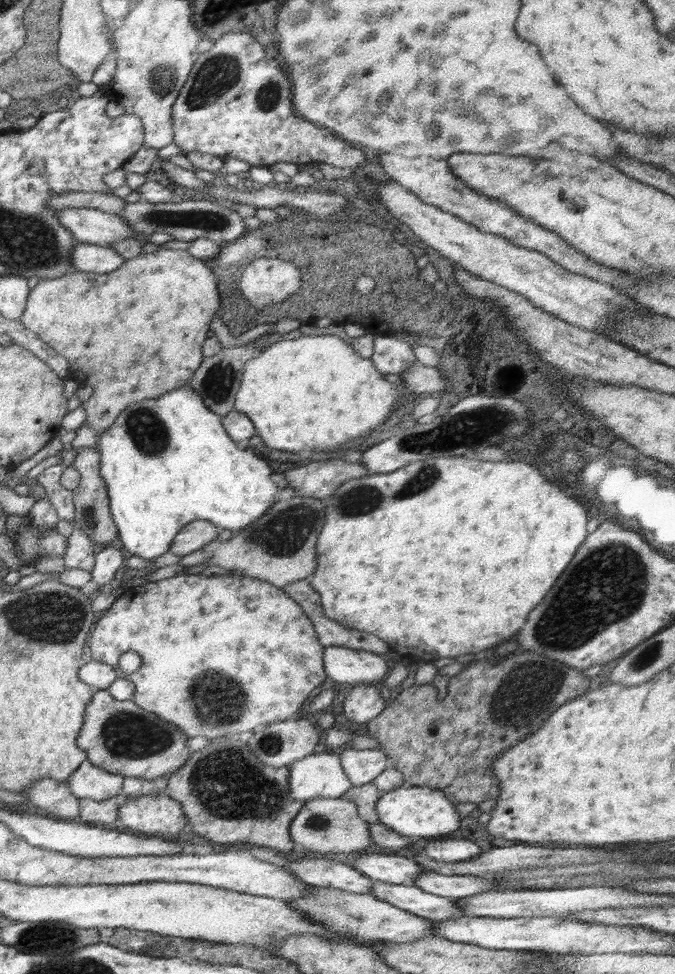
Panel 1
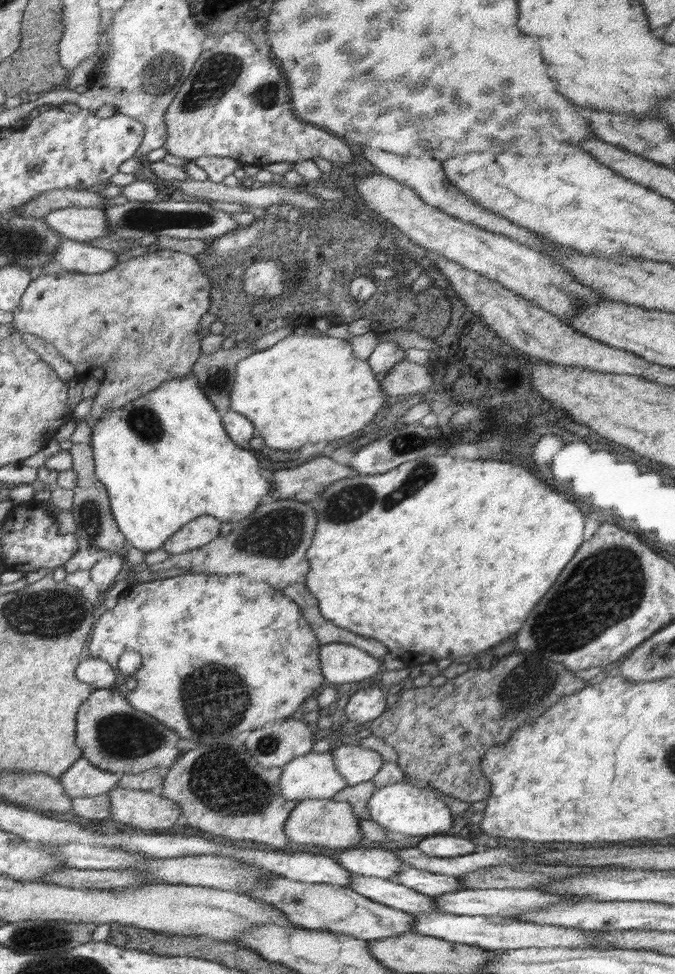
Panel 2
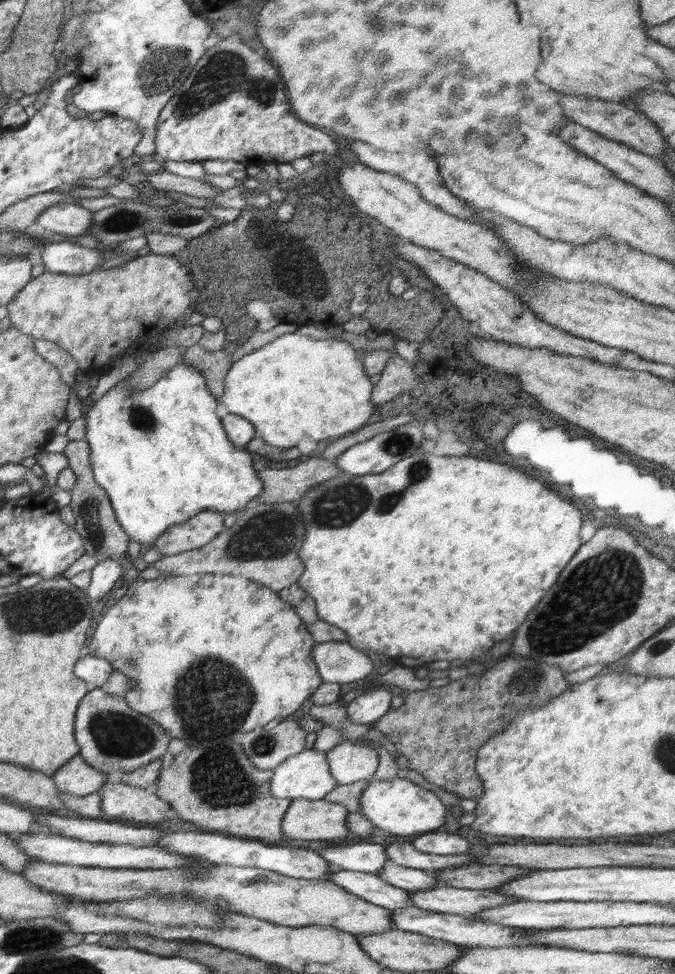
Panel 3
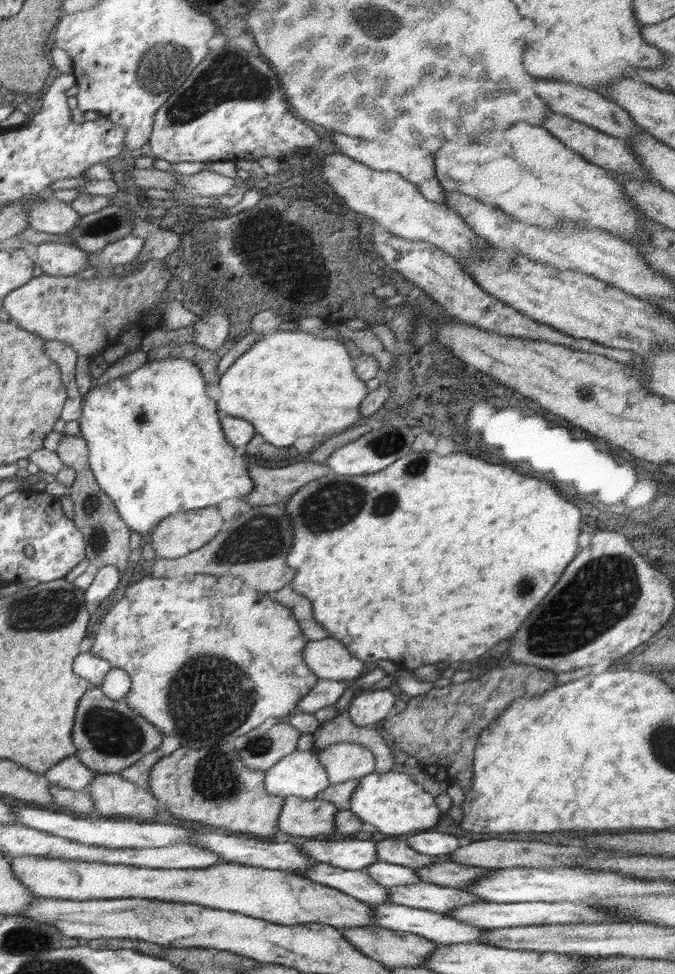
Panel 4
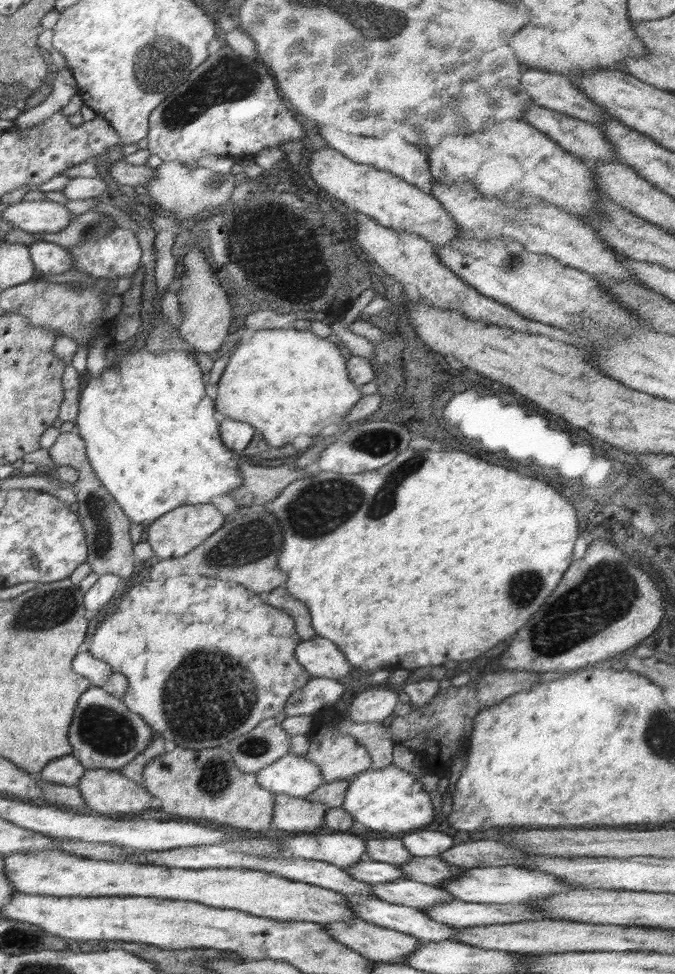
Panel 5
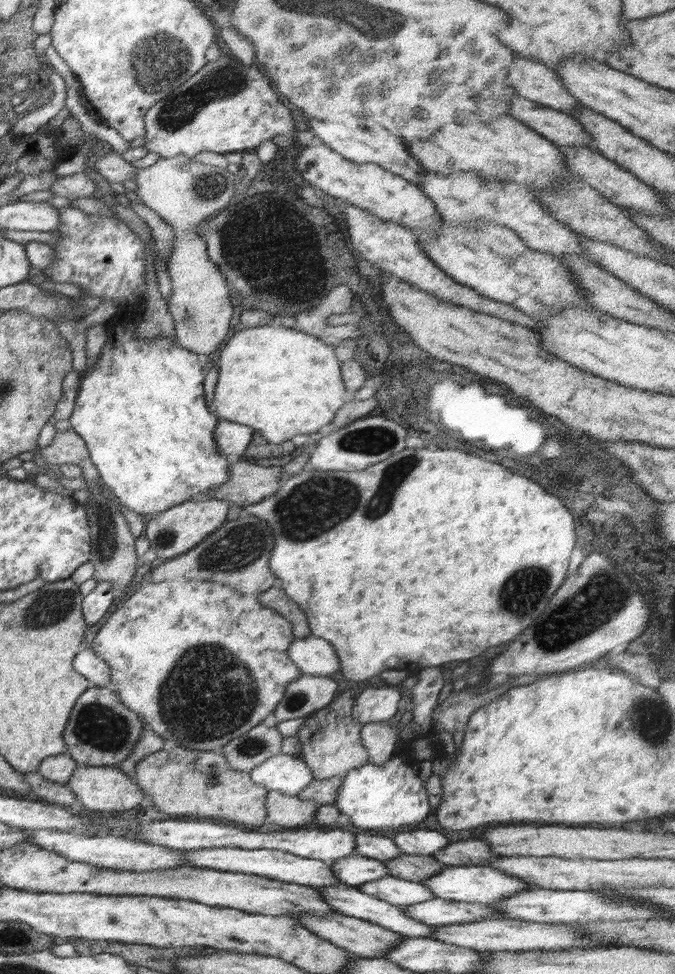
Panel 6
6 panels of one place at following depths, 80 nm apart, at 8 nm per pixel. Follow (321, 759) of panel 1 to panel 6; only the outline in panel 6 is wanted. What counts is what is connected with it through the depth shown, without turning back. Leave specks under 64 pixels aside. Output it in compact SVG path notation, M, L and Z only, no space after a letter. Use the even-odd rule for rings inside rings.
M283 753L256 765L249 773L252 783L294 797L314 779L302 759Z

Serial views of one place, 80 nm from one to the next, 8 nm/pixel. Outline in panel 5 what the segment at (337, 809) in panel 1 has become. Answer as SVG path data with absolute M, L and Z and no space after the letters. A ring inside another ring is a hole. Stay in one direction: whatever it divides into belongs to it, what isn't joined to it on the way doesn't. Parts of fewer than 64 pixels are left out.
M284 794L277 796L272 826L278 830L296 833L317 833L323 826L328 806Z

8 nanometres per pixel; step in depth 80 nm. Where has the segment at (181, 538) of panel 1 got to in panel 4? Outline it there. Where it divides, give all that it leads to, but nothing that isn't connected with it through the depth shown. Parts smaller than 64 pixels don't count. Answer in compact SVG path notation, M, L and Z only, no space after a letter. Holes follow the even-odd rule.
M217 507L180 511L166 517L150 533L157 559L180 558L202 548L223 529L224 518Z

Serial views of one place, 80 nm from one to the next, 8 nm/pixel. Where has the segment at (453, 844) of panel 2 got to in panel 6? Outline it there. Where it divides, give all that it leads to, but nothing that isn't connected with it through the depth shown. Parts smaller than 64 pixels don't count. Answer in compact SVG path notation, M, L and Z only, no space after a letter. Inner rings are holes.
M417 829L399 832L393 838L393 843L406 854L431 855L443 849L450 841L439 831L431 829Z

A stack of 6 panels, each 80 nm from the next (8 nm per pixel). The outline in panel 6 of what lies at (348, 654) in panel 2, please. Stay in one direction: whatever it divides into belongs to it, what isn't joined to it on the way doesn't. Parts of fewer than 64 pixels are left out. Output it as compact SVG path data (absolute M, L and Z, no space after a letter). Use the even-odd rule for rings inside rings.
M310 635L294 639L287 650L288 658L302 673L320 676L338 676L340 661L334 654L331 642Z

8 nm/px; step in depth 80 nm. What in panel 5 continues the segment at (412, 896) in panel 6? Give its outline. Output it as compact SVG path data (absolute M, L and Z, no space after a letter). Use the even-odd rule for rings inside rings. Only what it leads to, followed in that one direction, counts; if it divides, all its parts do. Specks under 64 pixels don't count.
M404 877L392 882L369 884L369 886L374 897L381 898L390 904L401 904L418 909L456 899L439 886L422 884Z

